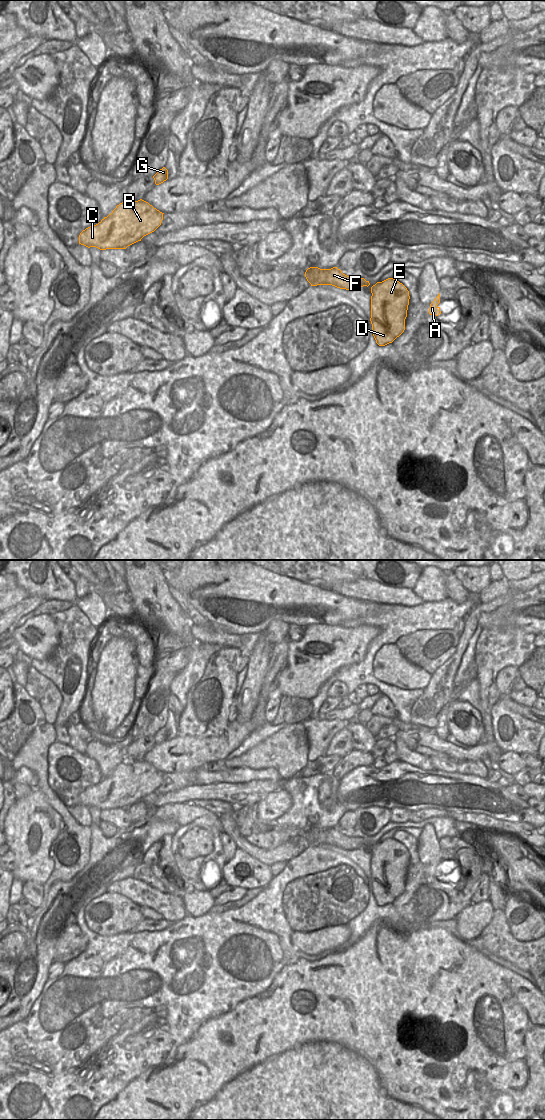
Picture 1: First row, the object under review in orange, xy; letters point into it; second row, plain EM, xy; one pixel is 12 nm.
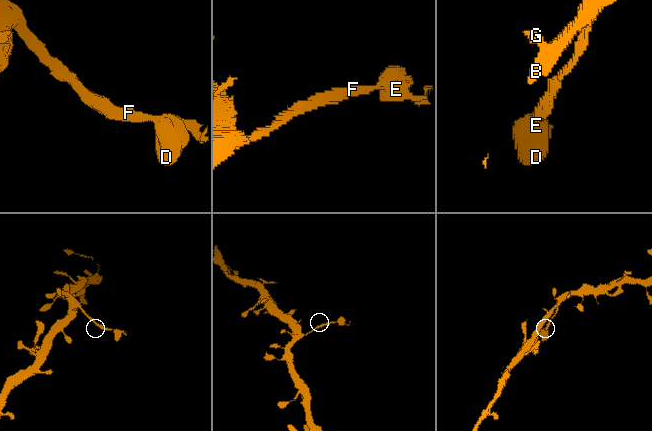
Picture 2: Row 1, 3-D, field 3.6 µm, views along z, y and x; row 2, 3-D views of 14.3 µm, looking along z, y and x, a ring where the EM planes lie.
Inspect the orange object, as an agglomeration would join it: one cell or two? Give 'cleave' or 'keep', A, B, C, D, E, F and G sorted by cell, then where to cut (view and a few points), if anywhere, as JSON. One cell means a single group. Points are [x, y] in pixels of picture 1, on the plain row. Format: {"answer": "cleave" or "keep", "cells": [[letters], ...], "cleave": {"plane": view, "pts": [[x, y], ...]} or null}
{"answer": "keep", "cells": [["A", "B", "C", "D", "E", "F", "G"]], "cleave": null}

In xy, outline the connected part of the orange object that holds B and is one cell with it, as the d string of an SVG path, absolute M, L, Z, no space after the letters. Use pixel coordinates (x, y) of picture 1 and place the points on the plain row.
M122 762L98 784L83 790L79 804L100 810L126 809L154 792L163 780L163 774L148 762Z

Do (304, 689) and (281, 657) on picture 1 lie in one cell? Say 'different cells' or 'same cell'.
different cells

